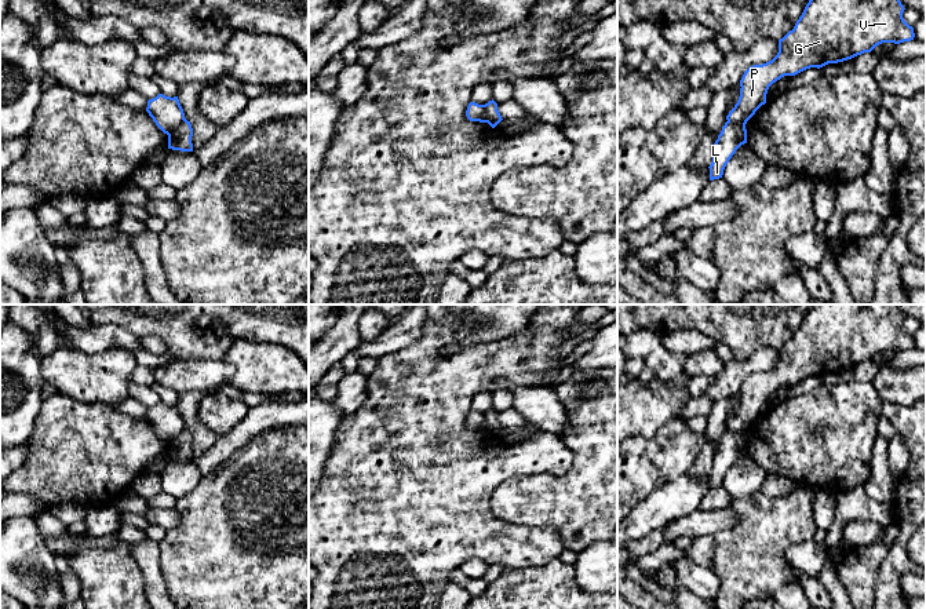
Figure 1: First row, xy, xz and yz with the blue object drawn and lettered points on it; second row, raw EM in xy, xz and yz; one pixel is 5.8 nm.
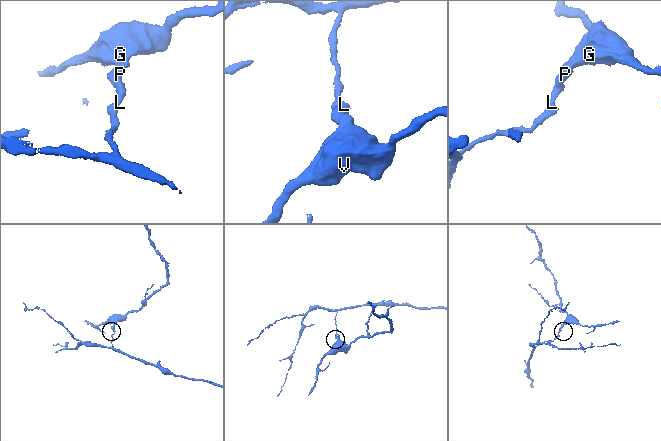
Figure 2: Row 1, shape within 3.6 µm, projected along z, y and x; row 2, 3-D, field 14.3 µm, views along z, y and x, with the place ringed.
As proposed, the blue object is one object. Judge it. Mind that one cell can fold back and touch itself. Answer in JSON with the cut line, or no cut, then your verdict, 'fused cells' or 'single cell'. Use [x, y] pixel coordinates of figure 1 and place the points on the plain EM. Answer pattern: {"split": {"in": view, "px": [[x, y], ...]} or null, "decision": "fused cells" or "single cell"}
{"split": {"in": "xy", "px": [[185, 427], [168, 445]]}, "decision": "fused cells"}

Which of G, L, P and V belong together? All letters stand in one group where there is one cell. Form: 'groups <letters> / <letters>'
groups G P V / L

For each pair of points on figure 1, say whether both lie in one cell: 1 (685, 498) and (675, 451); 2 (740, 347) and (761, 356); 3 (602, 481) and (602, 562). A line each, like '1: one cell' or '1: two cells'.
1: two cells
2: two cells
3: two cells

